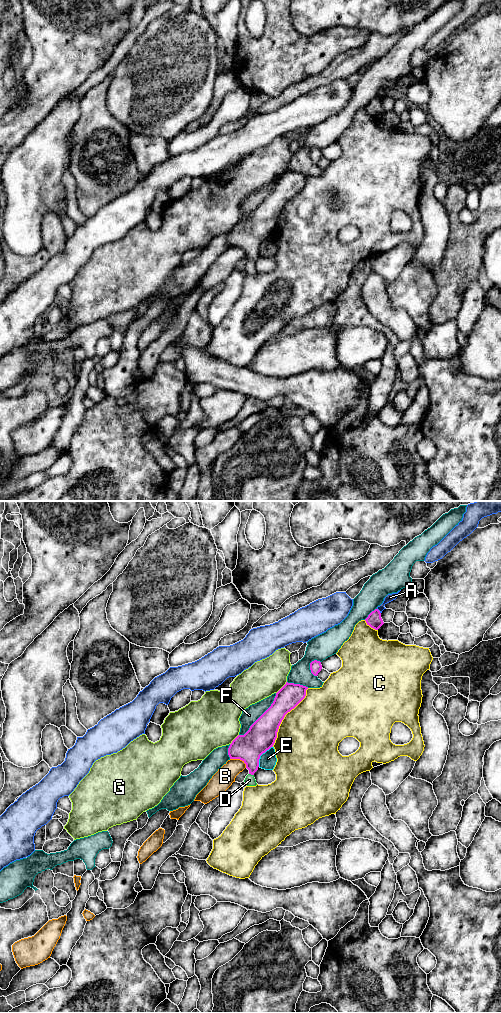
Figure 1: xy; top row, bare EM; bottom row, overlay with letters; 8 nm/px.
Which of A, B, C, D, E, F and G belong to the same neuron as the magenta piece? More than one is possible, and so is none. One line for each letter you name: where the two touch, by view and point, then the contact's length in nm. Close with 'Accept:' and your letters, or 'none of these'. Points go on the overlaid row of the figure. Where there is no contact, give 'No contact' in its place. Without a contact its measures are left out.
D: Touches magenta at xy (251, 774). Shared border 40 nm
Accept: D

